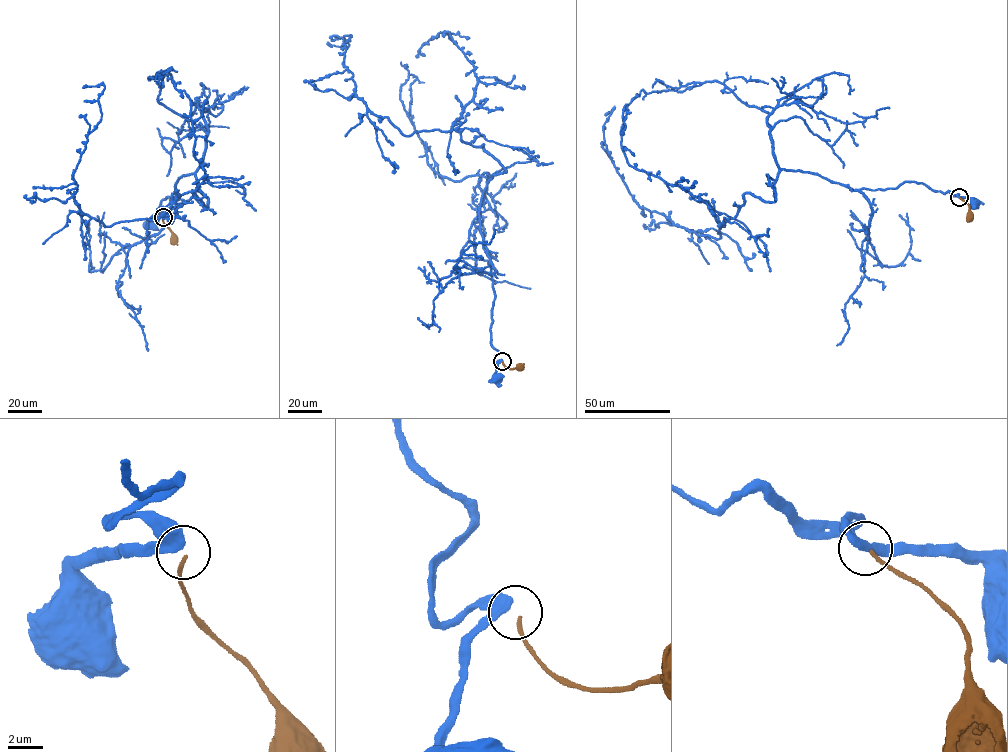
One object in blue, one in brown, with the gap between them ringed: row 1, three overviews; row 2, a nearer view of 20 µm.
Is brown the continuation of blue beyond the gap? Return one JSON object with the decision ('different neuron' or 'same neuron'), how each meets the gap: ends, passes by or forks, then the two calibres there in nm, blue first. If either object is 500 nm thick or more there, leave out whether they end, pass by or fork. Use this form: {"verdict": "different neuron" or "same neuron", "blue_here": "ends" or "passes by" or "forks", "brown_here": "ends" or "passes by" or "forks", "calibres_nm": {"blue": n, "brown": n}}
{"verdict": "different neuron", "calibres_nm": {"blue": 550, "brown": 220}}

